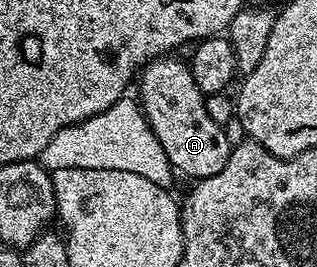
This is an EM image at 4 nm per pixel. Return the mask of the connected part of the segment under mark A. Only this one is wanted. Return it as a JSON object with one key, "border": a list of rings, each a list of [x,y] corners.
{"border":[[[161,57],[152,60],[151,63],[145,63],[138,75],[138,84],[140,83],[140,95],[138,102],[143,110],[144,117],[147,119],[150,129],[158,137],[162,149],[166,149],[166,157],[173,168],[176,167],[184,175],[189,175],[192,181],[199,181],[206,177],[214,177],[214,173],[222,170],[222,165],[230,157],[233,145],[226,139],[224,128],[218,125],[218,121],[213,121],[210,113],[206,113],[204,104],[204,95],[198,89],[194,81],[194,73],[187,62],[176,57]]]}

